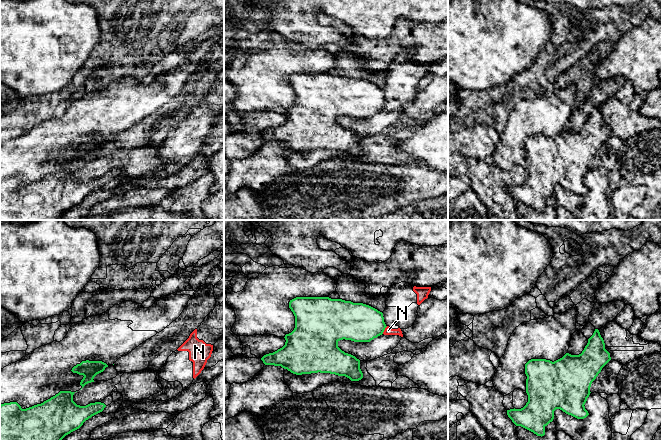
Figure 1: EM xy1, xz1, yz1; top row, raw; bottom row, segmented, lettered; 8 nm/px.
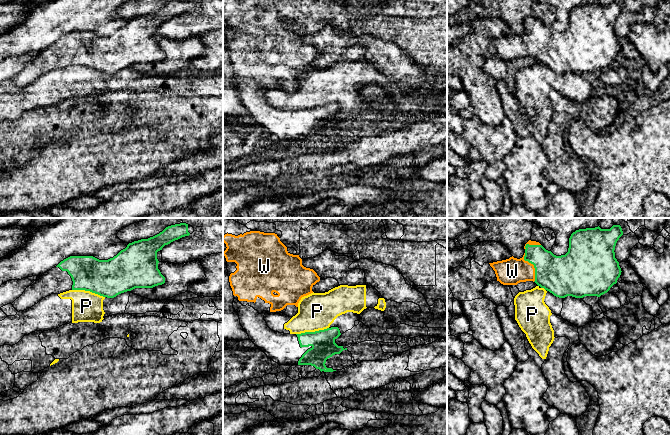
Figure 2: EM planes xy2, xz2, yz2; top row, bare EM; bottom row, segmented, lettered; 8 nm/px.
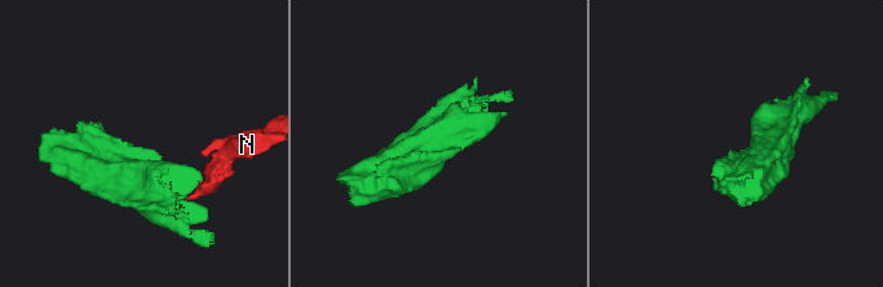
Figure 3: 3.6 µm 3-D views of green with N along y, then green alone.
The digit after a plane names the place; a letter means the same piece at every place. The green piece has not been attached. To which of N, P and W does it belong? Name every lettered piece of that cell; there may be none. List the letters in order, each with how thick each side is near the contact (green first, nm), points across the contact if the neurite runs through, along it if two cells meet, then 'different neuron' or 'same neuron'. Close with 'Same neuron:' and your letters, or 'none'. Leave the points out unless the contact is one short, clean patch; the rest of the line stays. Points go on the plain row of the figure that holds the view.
N: 320 nm thick on the green side, 70 nm on the other; border along xz1 (387, 102), (382, 109); different neuron
P: 300 nm thick on the green side, 240 nm on the other; border along xy2 (72, 65), (89, 66), (104, 73); different neuron
W: 320 nm thick on the green side, 220 nm on the other; same neuron
Same neuron: W

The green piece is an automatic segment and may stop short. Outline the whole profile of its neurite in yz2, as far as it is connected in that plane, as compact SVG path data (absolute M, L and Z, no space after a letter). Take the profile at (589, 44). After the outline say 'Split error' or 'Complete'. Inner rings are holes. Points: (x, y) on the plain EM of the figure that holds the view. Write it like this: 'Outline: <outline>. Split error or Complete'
Outline: M620 1L610 5L595 4L579 5L569 14L569 24L565 31L556 32L546 26L539 18L529 16L522 34L513 32L509 35L489 39L495 47L497 57L503 61L517 61L520 58L533 57L541 64L559 74L572 72L583 74L607 69L617 59L621 51L619 38L615 34L615 22L623 11Z. Split error

